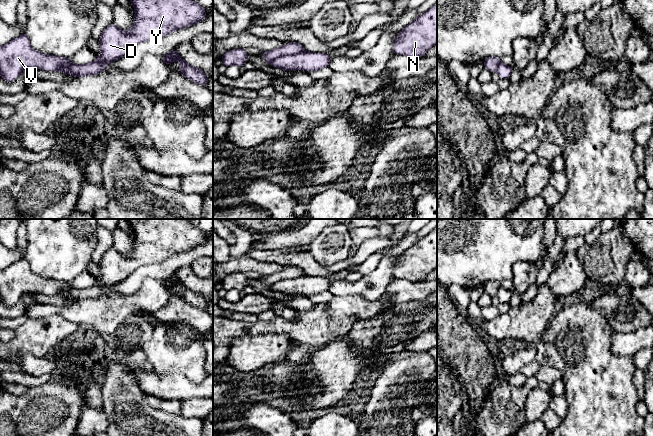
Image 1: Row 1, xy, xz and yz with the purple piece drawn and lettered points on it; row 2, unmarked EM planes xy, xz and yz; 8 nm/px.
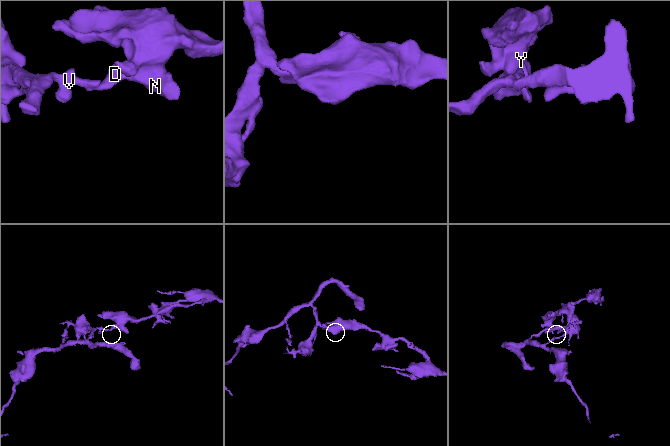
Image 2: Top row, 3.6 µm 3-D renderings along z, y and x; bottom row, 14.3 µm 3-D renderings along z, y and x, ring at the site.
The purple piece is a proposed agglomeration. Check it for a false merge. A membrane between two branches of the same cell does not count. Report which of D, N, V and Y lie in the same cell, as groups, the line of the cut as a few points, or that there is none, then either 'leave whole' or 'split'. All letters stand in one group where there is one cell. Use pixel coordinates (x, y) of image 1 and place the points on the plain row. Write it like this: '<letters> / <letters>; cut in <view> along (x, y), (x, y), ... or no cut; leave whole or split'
D N Y / V; cut in xz along (302, 275), (296, 278), (279, 280), (270, 288); split

